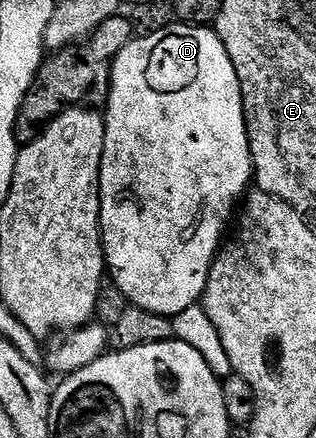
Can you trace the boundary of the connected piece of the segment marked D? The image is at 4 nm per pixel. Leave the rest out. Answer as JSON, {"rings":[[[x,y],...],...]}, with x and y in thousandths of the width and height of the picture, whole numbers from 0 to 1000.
{"rings":[[[554,50],[554,62],[525,62],[516,71],[487,71],[478,80],[427,84],[367,130],[354,176],[348,178],[348,221],[329,237],[335,301],[329,304],[329,358],[316,377],[316,450],[323,475],[323,566],[335,571],[335,605],[358,653],[392,669],[402,694],[528,724],[582,715],[582,705],[617,699],[652,667],[665,616],[690,584],[690,566],[709,553],[703,534],[715,527],[715,507],[737,502],[747,475],[769,461],[797,418],[804,370],[791,356],[785,304],[772,240],[759,212],[759,185],[747,158],[722,130],[722,112],[696,94],[687,68],[652,57],[592,57]]]}

